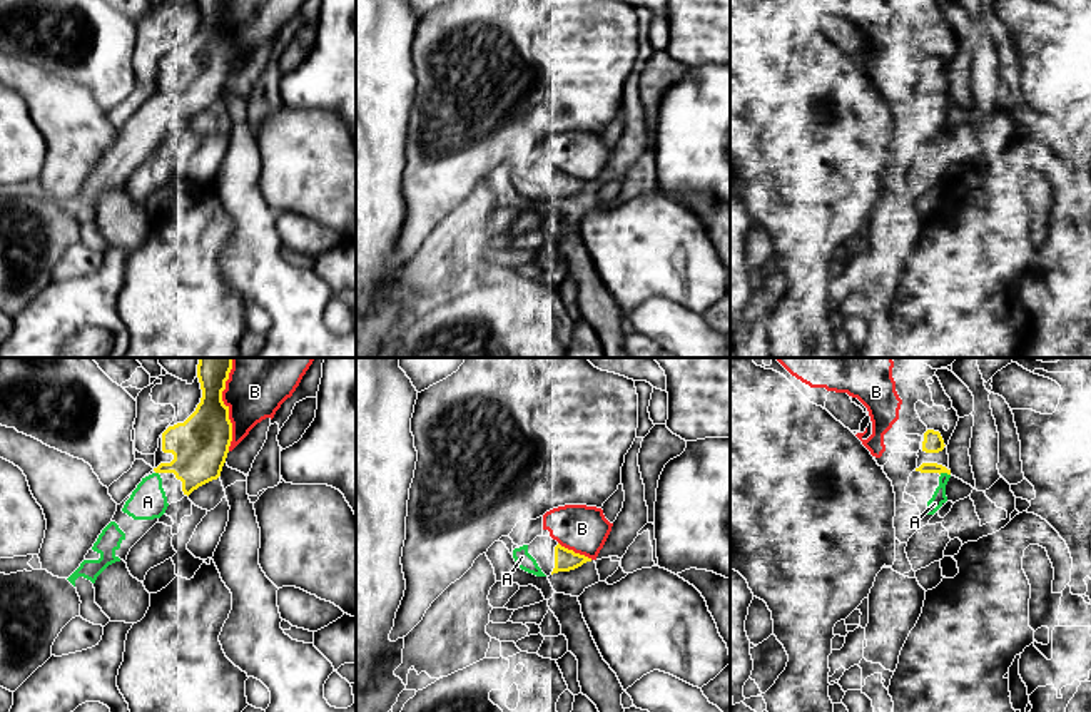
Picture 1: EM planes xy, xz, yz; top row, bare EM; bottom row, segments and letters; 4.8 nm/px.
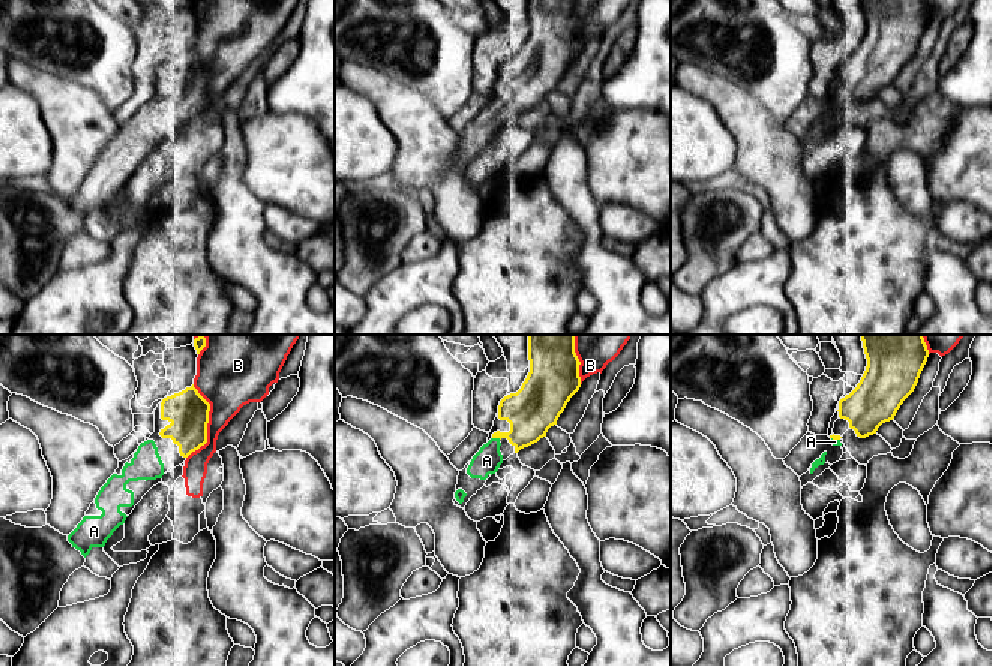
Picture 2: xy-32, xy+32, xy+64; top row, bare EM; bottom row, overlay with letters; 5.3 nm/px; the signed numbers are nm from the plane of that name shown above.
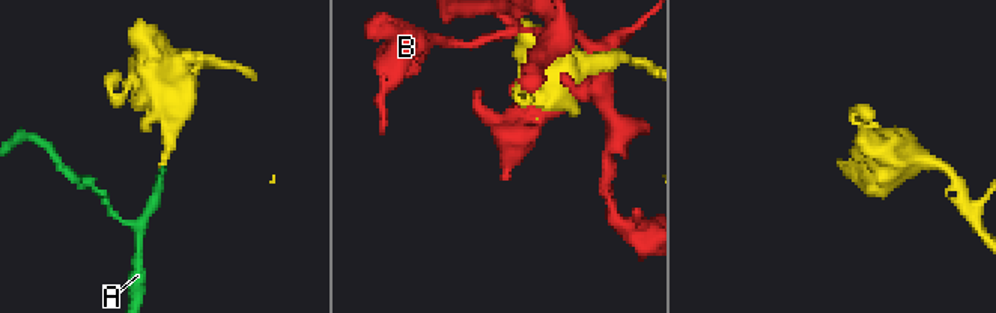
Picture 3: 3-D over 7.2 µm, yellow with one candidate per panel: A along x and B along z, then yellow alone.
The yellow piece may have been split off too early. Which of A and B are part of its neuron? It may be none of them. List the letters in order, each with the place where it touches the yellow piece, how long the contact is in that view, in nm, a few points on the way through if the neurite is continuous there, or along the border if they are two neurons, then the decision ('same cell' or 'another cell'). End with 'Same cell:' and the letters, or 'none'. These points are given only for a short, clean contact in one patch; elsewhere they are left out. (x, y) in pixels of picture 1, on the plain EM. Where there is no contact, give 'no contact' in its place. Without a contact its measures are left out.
A: contact yz (944, 97); length 60 nm; same cell
B: contact xy (228, 39); length 360 nm; another cell
Same cell: A

